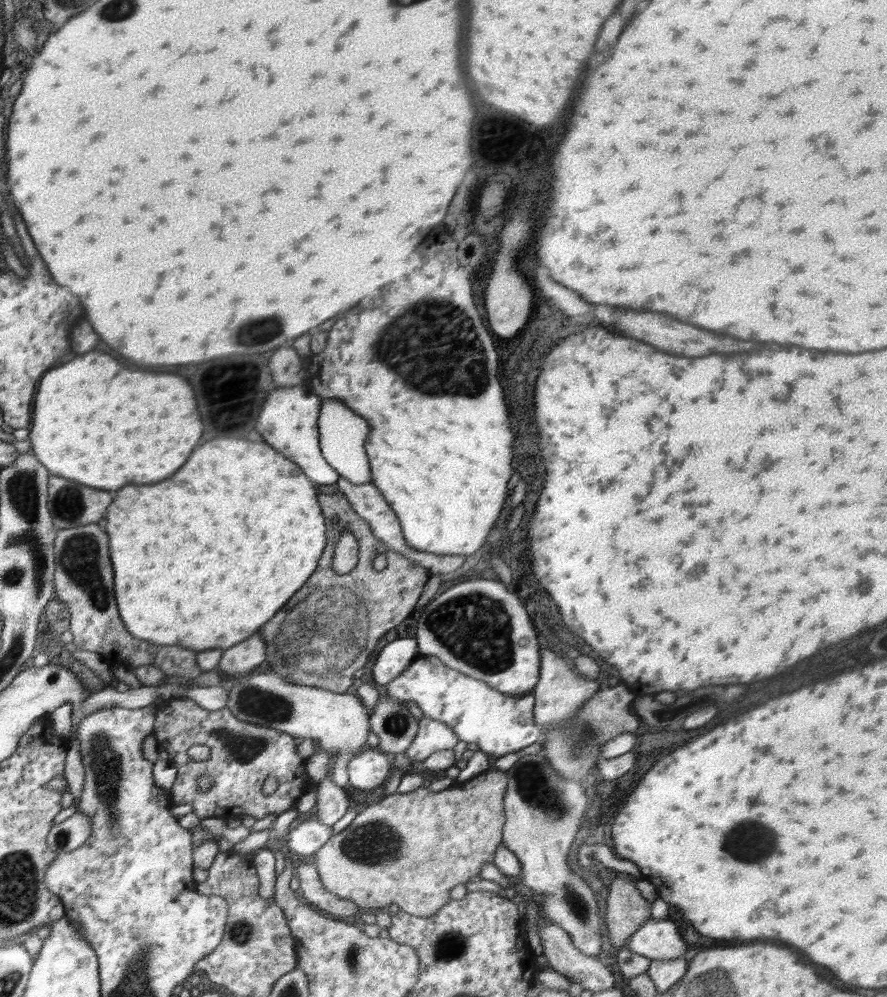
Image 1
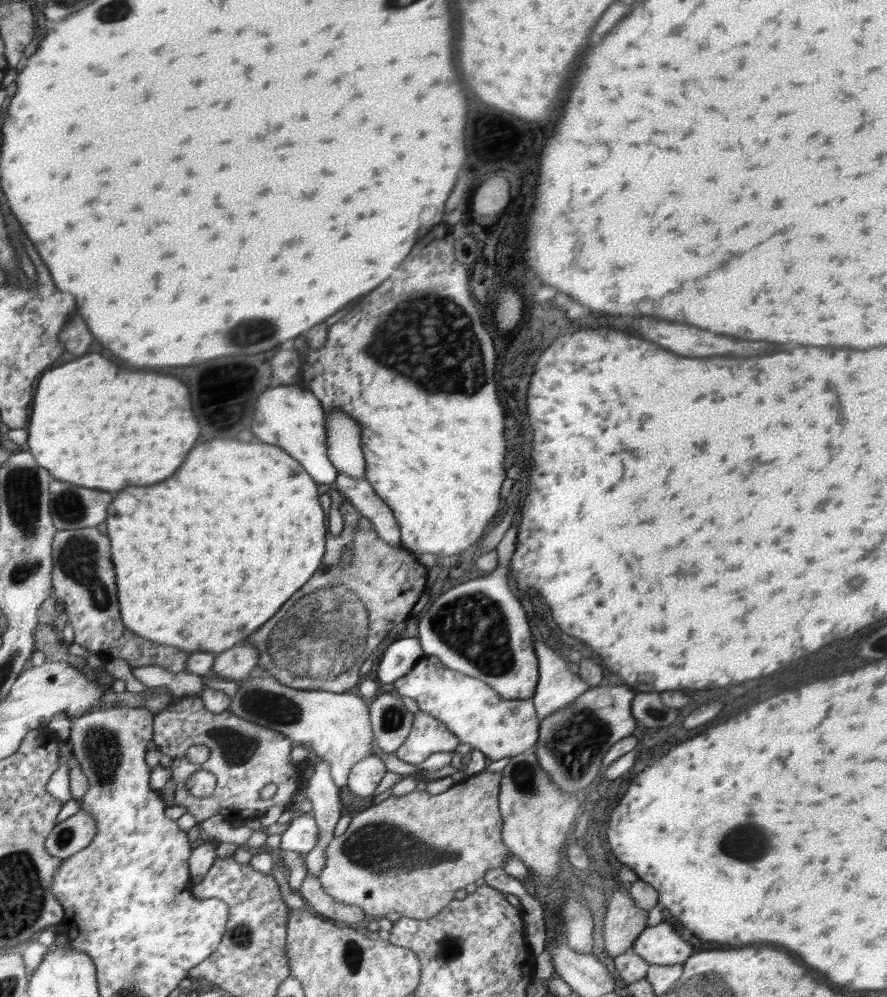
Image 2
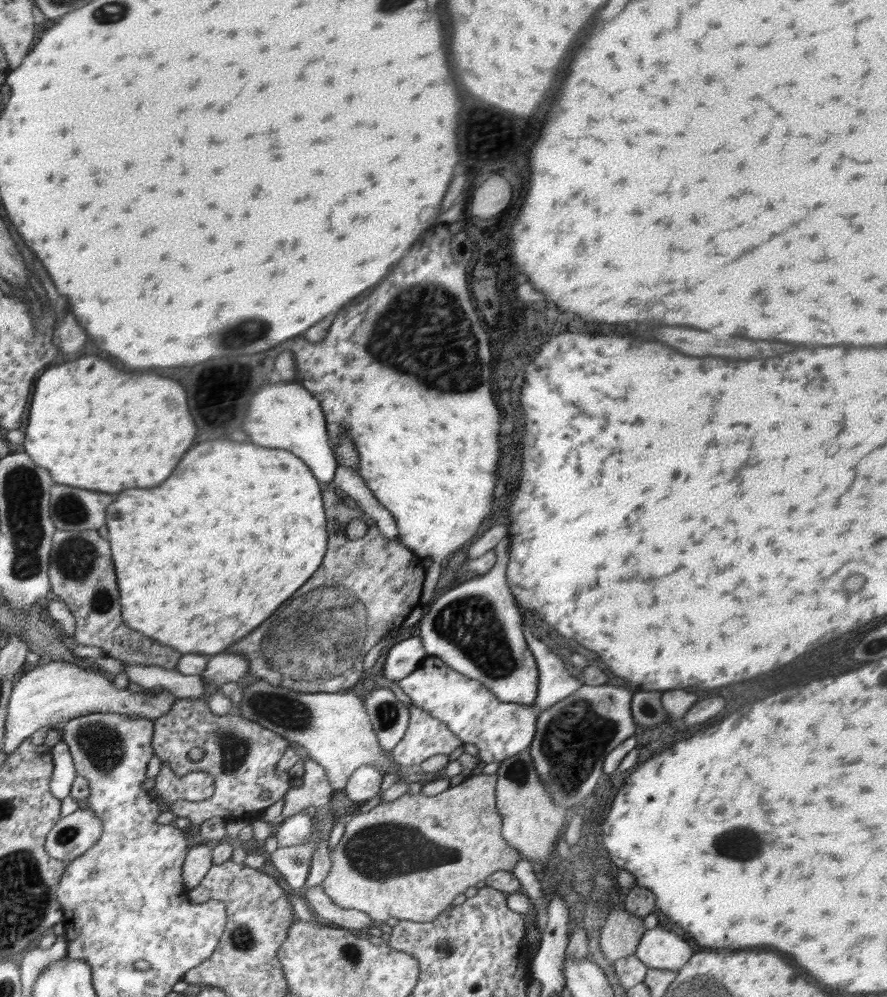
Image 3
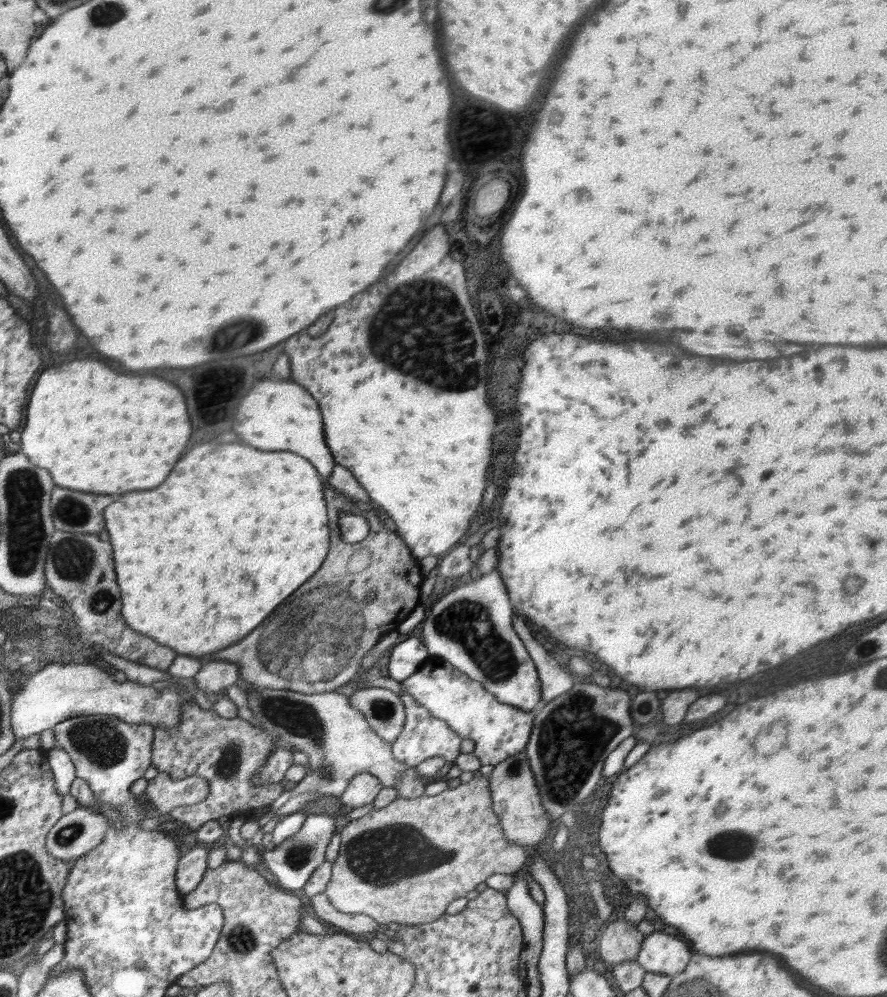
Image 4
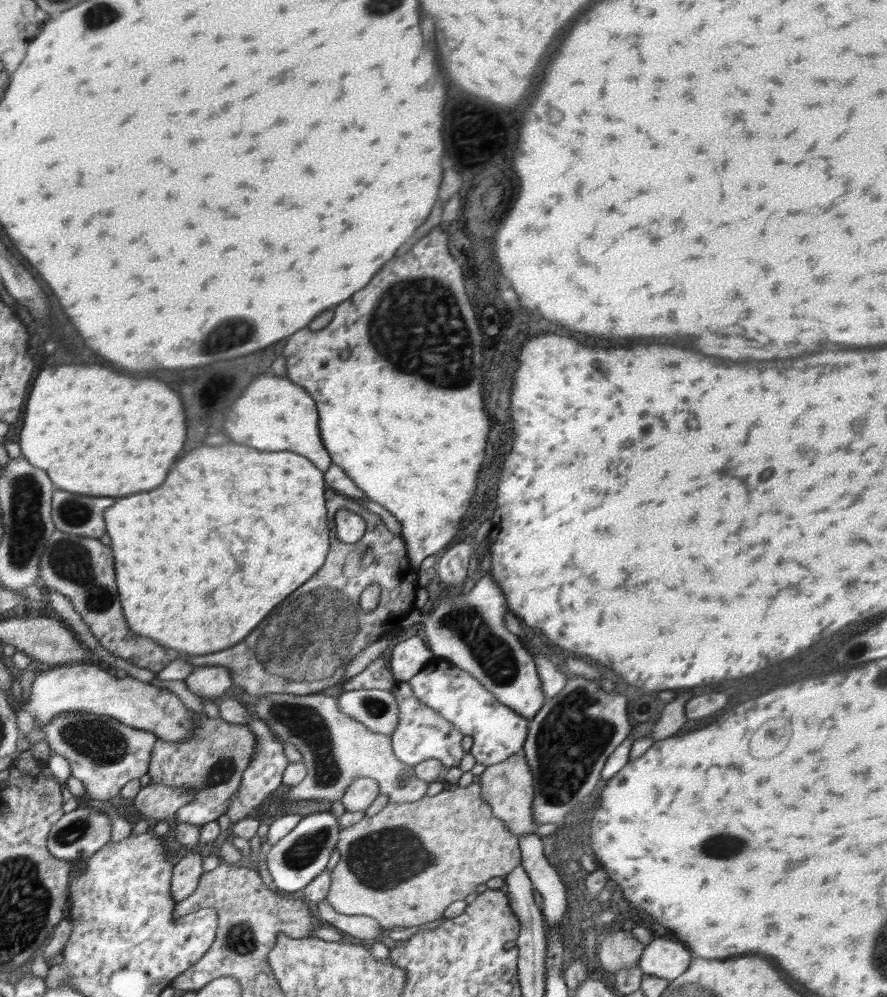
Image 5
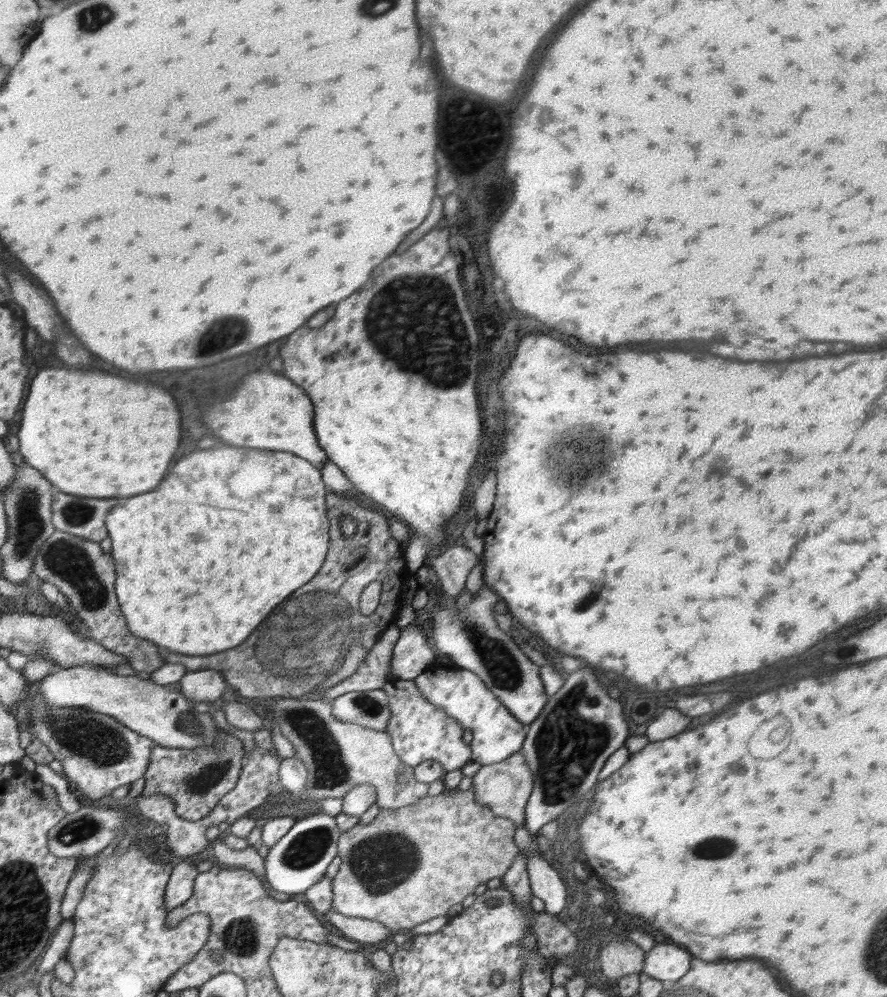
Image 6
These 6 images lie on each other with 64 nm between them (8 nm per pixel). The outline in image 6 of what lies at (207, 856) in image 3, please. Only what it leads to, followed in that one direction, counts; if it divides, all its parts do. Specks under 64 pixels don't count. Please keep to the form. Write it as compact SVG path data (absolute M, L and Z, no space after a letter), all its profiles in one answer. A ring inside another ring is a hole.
M186 859L174 863L164 892L164 907L167 912L186 902L194 892L194 881L200 872L196 869L195 860Z

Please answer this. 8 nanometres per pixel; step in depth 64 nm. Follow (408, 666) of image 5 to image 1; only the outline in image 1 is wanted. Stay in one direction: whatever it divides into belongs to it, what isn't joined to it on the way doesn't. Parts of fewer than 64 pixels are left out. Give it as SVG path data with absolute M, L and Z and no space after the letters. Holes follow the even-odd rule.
M397 637L380 650L372 668L373 682L387 685L419 655L416 638Z

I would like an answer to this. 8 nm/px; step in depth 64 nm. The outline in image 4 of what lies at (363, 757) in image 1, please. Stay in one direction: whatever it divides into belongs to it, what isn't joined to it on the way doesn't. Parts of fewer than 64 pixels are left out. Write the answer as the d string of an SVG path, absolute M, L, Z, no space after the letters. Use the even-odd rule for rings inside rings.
M364 770L352 778L340 799L344 806L361 808L372 804L382 789L381 780Z

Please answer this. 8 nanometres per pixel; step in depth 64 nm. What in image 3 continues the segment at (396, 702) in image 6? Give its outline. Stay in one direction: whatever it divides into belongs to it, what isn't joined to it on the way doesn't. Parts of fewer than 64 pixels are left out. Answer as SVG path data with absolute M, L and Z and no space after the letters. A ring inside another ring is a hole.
M413 704L408 712L410 720L406 734L390 752L395 762L404 768L417 768L435 754L450 755L462 744L445 722L430 716L428 711Z

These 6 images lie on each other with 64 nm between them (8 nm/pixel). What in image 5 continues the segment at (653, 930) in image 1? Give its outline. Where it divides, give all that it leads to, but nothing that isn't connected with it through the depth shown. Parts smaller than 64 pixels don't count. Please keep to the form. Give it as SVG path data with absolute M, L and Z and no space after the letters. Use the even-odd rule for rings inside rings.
M654 937L644 947L638 967L646 974L671 981L684 974L693 957L684 943L665 937Z

